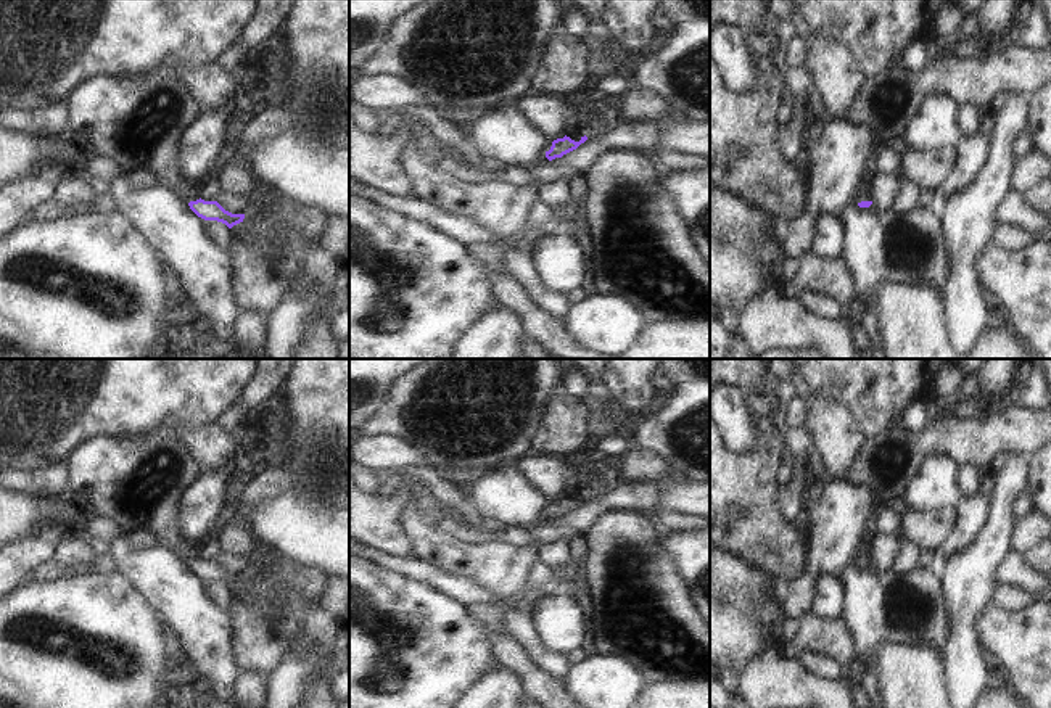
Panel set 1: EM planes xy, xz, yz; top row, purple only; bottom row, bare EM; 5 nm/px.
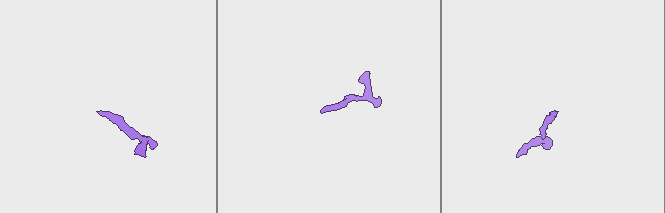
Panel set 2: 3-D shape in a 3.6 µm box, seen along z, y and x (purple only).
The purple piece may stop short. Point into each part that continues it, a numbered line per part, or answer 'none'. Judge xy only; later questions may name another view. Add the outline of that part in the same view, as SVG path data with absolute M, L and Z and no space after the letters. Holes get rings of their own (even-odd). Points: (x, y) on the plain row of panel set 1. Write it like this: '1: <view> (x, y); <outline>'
1: xy (136, 481); M163 428L140 436L98 436L80 444L66 462L71 473L69 497L84 517L101 517L127 534L145 531L179 552L188 563L200 560L200 549L182 541L179 508L182 494L201 475L195 459L177 438Z

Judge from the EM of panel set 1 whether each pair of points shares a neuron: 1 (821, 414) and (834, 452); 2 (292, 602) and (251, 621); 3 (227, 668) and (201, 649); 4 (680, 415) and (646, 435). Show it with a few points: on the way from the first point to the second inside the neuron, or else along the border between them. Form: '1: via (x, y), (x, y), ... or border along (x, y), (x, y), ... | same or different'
1: via (829, 423), (834, 432), (834, 443) | same
2: border along (282, 584), (272, 602), (296, 620) | different
3: via (221, 666), (208, 654) | same
4: via (671, 423), (663, 432), (654, 433) | same

